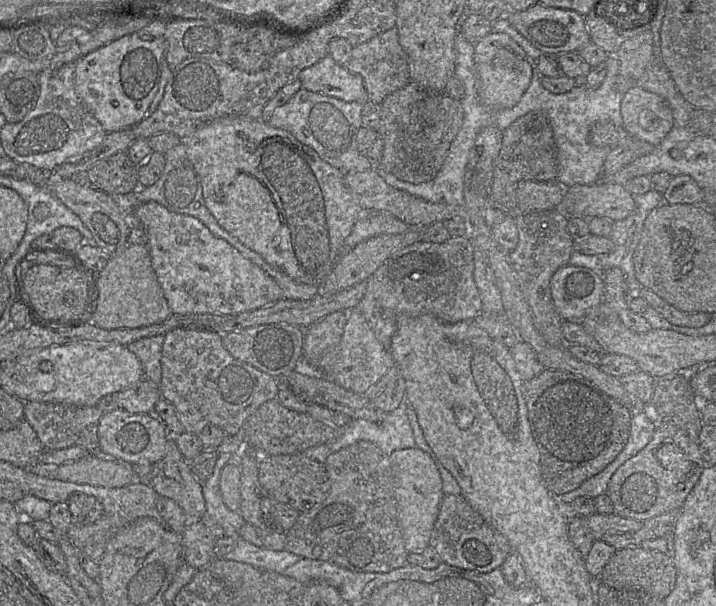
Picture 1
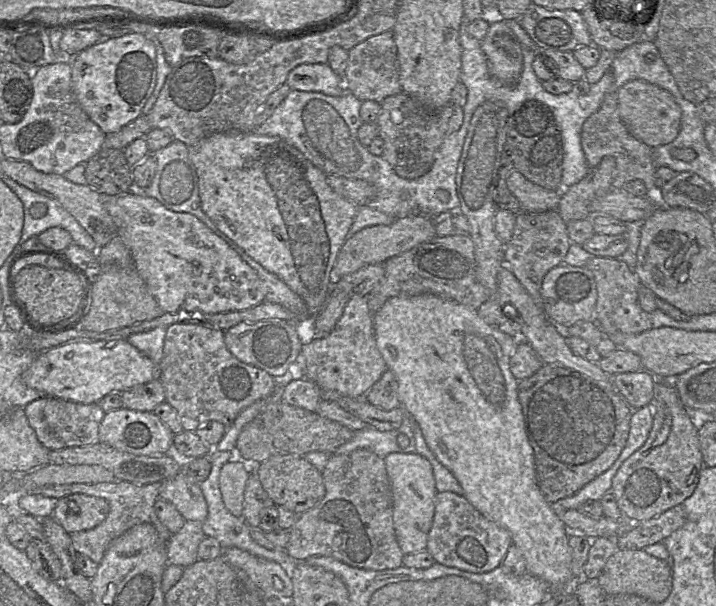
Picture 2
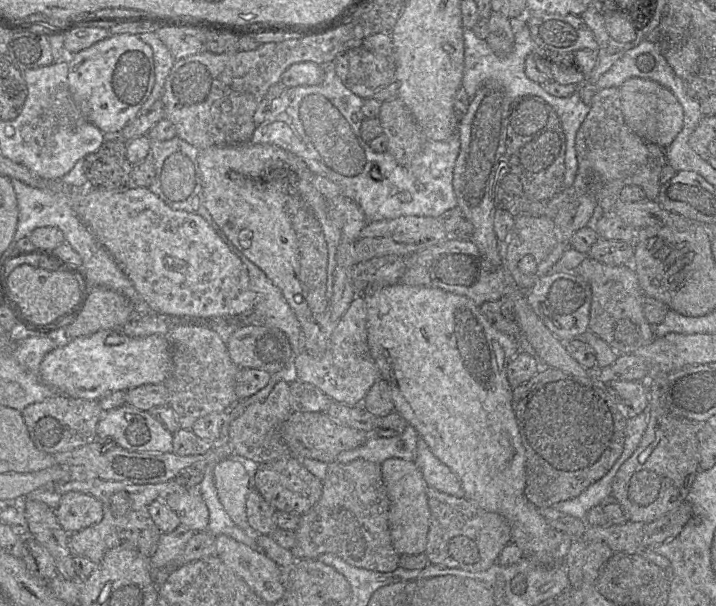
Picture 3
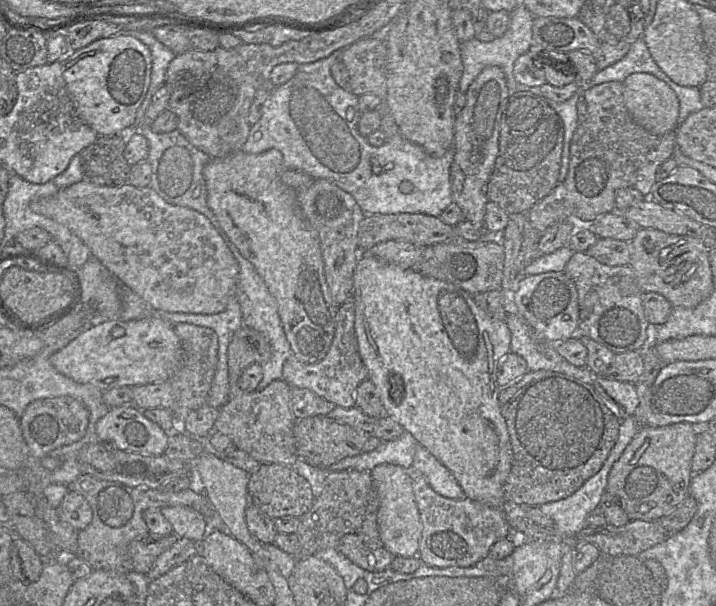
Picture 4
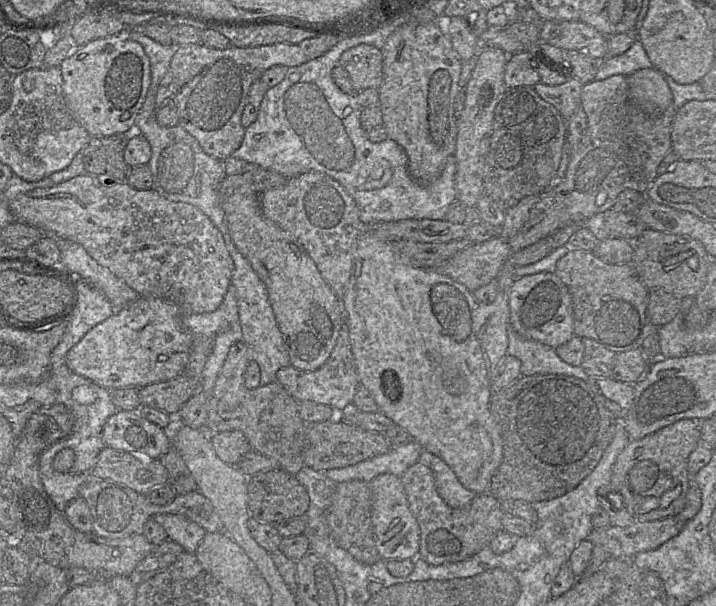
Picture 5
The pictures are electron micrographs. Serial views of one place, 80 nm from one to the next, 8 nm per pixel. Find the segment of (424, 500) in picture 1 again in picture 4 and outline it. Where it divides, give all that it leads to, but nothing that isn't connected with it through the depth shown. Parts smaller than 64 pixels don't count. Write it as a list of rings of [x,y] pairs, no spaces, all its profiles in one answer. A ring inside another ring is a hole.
[[[381,464],[370,472],[379,501],[377,524],[380,538],[384,547],[395,557],[418,557],[422,536],[422,522],[414,498],[411,471],[397,465]]]

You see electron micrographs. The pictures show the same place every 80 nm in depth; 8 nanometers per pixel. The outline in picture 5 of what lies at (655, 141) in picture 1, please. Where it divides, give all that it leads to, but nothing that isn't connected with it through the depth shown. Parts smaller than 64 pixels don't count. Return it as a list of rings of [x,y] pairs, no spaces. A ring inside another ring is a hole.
[[[655,68],[640,69],[627,76],[628,95],[649,116],[660,116],[673,104],[673,94],[661,72]]]

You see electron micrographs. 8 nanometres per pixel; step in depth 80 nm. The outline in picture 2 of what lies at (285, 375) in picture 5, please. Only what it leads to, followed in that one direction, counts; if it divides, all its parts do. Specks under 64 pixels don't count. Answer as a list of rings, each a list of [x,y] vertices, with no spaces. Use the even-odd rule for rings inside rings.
[[[367,296],[350,297],[329,335],[314,338],[307,345],[302,344],[300,355],[305,360],[305,378],[316,383],[321,389],[353,399],[363,399],[387,369],[375,343],[372,317]]]

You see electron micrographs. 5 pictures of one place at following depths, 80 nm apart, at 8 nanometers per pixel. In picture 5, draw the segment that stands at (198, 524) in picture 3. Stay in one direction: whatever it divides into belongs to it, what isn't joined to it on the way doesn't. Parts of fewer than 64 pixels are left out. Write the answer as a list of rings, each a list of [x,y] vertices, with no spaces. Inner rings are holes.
[[[158,514],[153,519],[164,528],[167,539],[180,544],[188,553],[195,553],[207,533],[200,525],[182,515]]]

